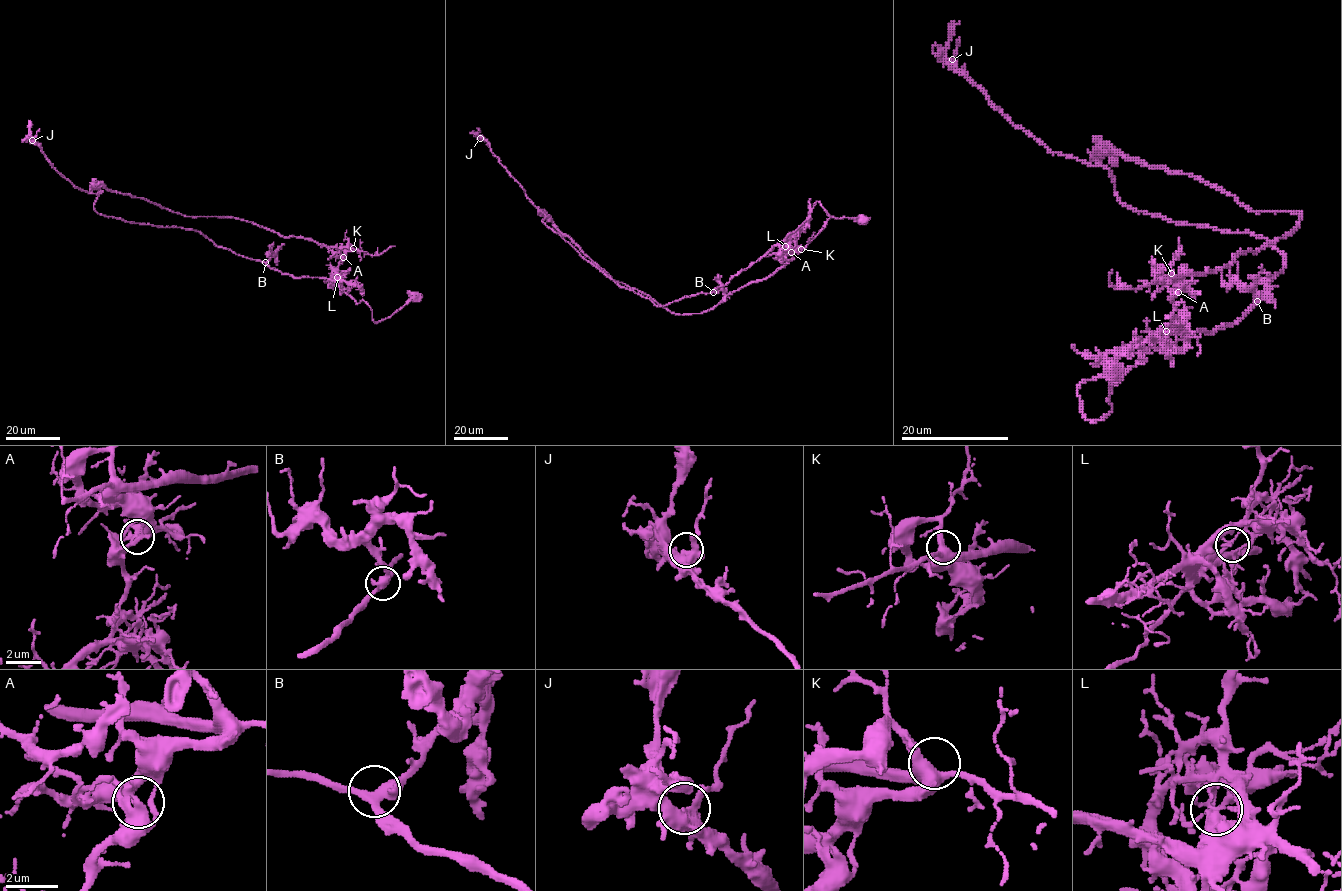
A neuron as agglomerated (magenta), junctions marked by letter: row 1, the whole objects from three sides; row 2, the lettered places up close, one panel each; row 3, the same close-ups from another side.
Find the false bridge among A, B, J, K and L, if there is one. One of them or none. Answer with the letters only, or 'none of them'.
A

